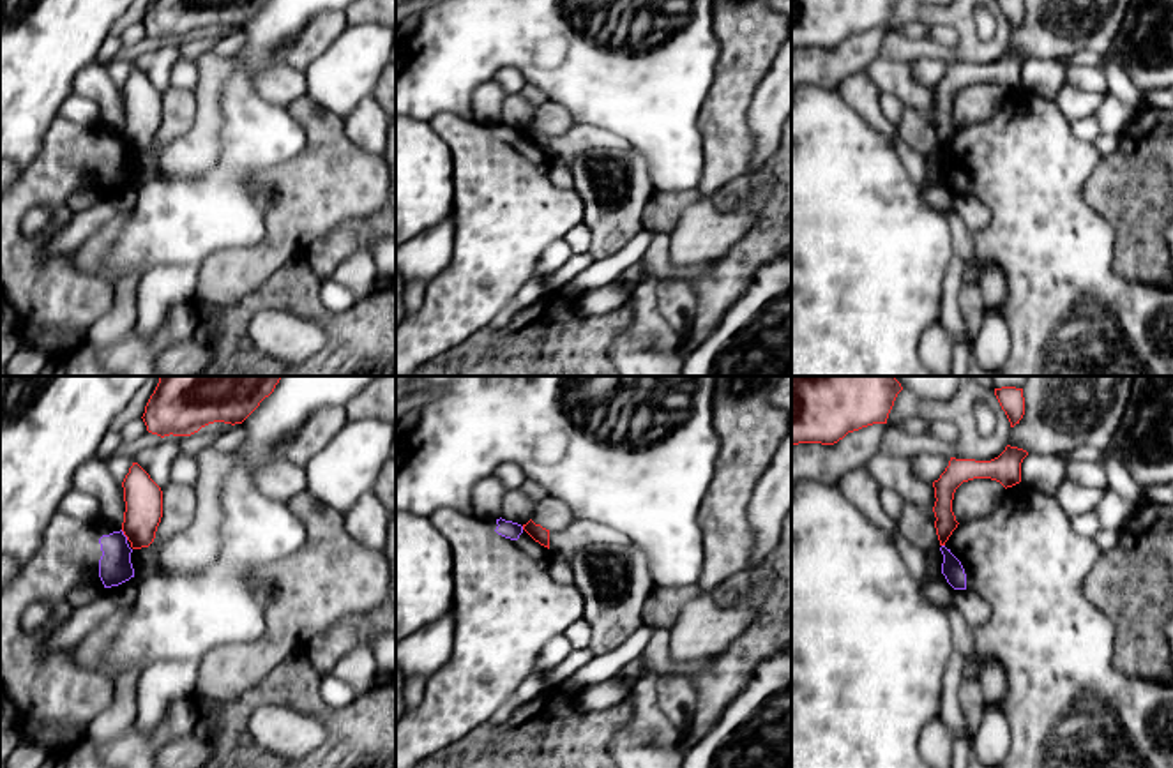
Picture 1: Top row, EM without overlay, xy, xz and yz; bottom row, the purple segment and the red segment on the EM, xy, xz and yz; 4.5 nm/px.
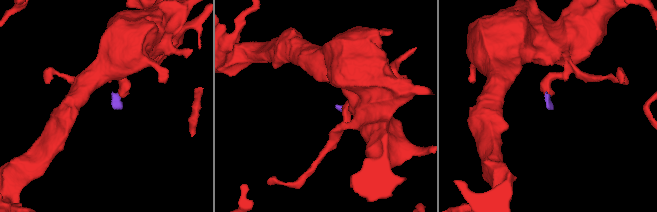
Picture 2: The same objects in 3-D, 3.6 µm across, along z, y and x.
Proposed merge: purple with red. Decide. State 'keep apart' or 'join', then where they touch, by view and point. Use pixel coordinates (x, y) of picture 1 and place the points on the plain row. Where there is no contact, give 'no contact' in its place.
keep apart | xy (124, 140)

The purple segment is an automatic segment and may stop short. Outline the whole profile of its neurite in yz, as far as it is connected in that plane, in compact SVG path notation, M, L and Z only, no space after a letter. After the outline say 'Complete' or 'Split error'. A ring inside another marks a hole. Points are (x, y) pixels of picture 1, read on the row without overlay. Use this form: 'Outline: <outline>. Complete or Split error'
Outline: M1023 87L1007 92L996 113L980 124L959 127L949 145L940 152L943 159L942 178L954 194L977 198L989 210L986 228L973 233L973 258L980 267L996 263L1005 277L1007 297L1000 307L1010 332L1010 348L1002 376L1173 376L1173 286L1148 286L1124 279L1113 268L1116 231L1083 194L1085 182L1090 178L1101 152L1094 143L1078 139L1071 131L1071 120L1062 113L1055 101L1041 97Z. Split error

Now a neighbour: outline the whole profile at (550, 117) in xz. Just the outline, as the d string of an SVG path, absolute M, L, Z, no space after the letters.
M549 99L544 104L537 106L532 125L549 136L558 136L565 134L574 125L574 120L564 106Z

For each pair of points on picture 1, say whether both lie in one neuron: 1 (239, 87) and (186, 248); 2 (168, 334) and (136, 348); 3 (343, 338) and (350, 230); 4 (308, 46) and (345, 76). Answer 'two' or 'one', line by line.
1: one
2: one
3: two
4: two

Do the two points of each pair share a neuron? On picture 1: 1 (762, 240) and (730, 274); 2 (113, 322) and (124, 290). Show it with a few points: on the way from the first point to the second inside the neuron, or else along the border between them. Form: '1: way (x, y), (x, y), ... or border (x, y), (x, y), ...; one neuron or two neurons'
1: way (755, 249), (739, 265); one neuron
2: way (121, 315), (124, 311), (124, 297); one neuron

